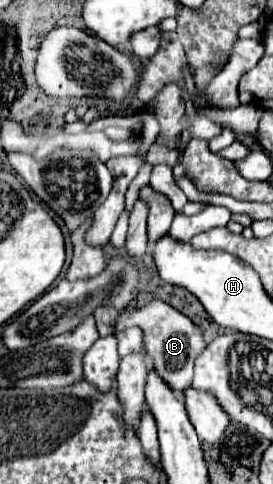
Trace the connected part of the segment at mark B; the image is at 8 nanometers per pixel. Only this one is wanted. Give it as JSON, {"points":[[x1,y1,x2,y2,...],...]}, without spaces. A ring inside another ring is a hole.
{"points":[[153,300,145,304,141,310,135,308,131,314,121,314,121,318,117,320,117,330,129,328,129,326,139,326,145,332,145,348,147,348,147,354,153,358,153,366,157,374,173,390,187,388,193,378,195,358,199,356,199,350,207,346,203,338,203,330,197,324,193,324,191,318,187,318,185,314,181,314,179,310,175,310,163,300]]}

